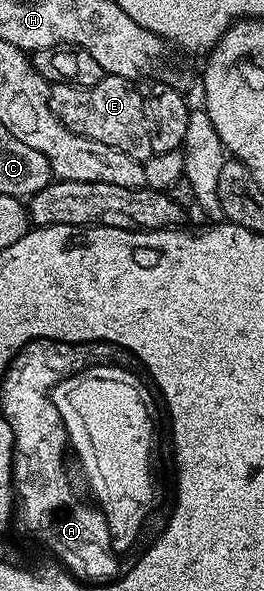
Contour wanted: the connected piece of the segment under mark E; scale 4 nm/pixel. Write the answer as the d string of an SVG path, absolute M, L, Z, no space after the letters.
M103 75L100 82L91 88L78 88L74 84L50 84L50 109L68 130L80 134L84 138L92 138L96 142L104 142L104 146L112 146L128 154L134 160L146 161L154 154L152 141L148 139L148 126L144 123L143 93L137 92L135 85L119 76Z

